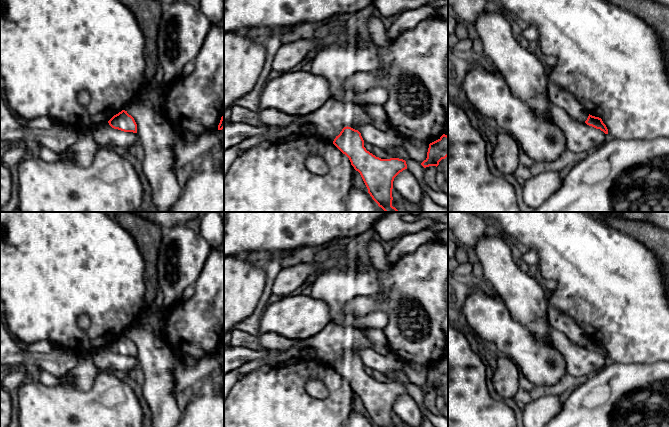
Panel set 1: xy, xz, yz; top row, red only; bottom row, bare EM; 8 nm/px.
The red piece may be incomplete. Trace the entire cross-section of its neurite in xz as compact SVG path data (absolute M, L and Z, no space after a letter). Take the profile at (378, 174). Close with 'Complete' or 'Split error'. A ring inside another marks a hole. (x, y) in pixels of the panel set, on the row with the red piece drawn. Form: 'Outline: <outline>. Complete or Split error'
Outline: M344 127L340 134L336 136L333 144L345 154L351 165L358 171L368 189L368 193L372 199L385 212L403 212L398 211L392 206L392 189L394 178L403 170L407 169L406 161L399 158L381 159L366 150L364 147L364 140L361 133L351 127Z. Complete

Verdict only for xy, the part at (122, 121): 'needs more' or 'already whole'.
already whole

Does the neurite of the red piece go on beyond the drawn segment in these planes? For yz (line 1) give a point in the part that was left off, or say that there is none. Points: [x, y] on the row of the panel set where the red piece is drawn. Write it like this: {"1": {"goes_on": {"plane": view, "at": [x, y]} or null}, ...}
{"1": {"goes_on": null}}

